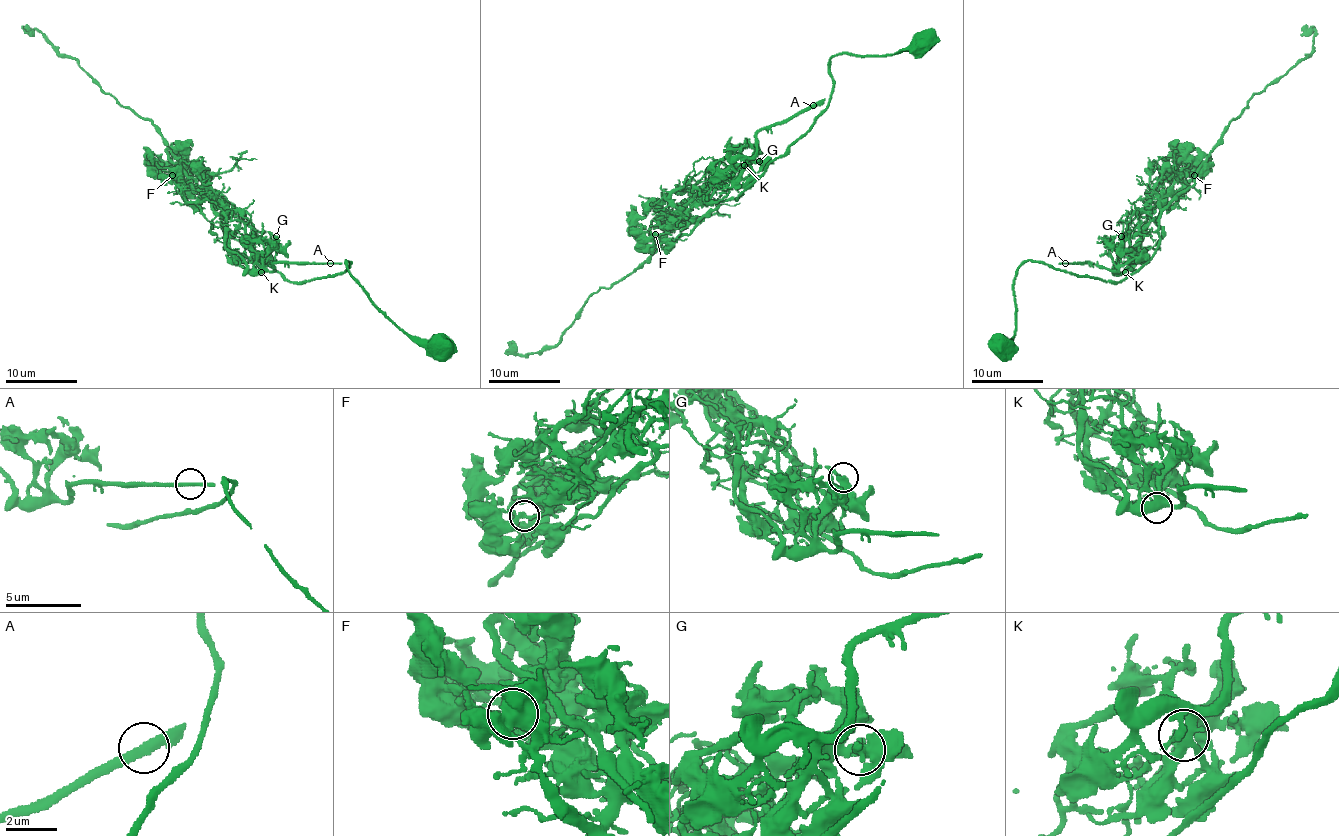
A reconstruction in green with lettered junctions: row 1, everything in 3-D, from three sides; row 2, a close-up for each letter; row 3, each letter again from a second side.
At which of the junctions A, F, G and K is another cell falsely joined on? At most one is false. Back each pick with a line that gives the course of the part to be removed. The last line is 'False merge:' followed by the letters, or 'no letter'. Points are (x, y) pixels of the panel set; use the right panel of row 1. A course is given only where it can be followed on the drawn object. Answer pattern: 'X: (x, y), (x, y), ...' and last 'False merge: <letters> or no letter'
F: (1194, 176), (1205, 167), (1180, 161), (1166, 195), (1144, 217), (1128, 217), (1128, 247), (1118, 270), (1059, 263)
False merge: F

